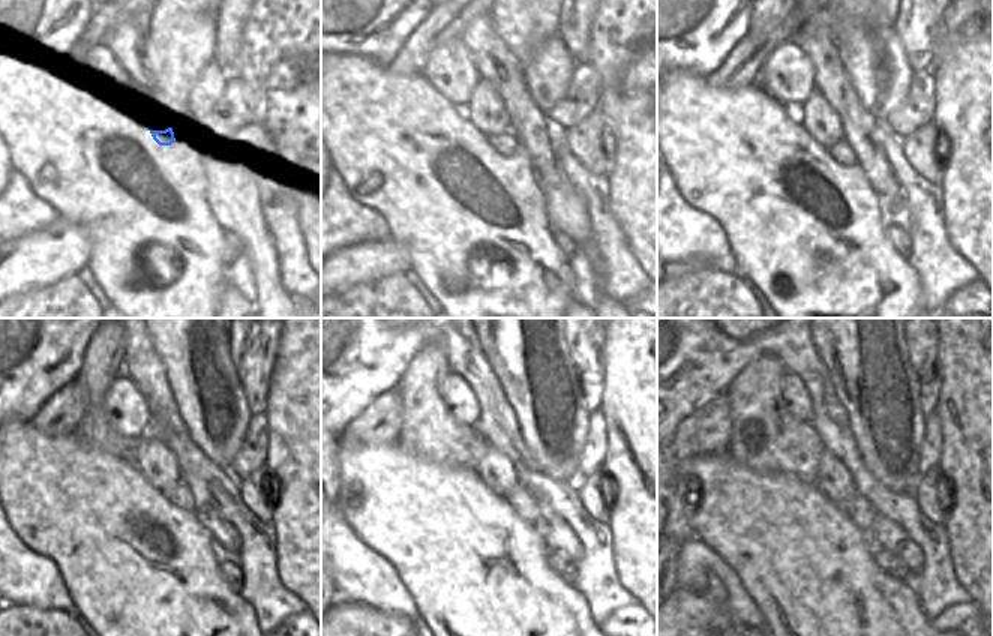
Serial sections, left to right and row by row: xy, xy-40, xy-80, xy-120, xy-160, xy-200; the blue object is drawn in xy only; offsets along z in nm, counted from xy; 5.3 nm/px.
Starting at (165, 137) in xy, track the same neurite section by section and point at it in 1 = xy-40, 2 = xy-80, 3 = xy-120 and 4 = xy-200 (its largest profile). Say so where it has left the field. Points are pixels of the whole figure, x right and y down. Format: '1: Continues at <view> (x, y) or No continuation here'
1: Continues at xy-40 (506, 144)
2: Continues at xy-80 (842, 153)
3: Continues at xy-120 (179, 494)
4: Continues at xy-200 (860, 510).

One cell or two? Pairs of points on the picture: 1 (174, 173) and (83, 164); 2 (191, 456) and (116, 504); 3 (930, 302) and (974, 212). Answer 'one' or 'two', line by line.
1: one
2: two
3: two

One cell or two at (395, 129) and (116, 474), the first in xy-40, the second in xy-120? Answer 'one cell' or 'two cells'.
one cell

